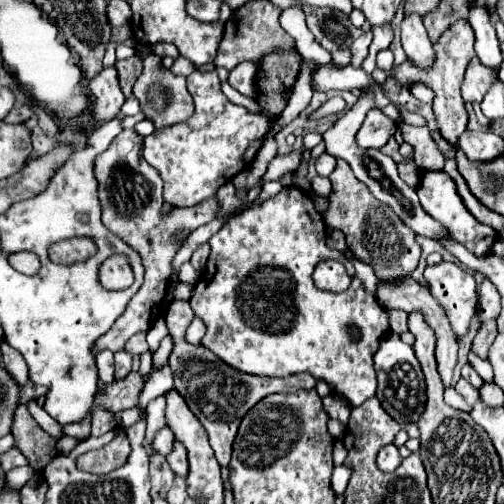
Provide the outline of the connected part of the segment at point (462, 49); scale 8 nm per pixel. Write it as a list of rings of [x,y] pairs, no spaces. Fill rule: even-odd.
[[[457,21],[453,23],[443,35],[441,39],[435,43],[435,53],[437,53],[437,61],[431,69],[417,69],[411,61],[403,63],[397,71],[395,71],[395,77],[397,81],[405,83],[405,85],[413,85],[417,81],[423,81],[425,85],[429,85],[433,91],[435,91],[435,97],[437,97],[437,125],[439,125],[439,131],[441,135],[457,149],[457,139],[459,135],[467,129],[467,121],[469,121],[469,115],[467,115],[467,109],[465,109],[465,103],[463,103],[463,97],[461,97],[461,83],[463,83],[463,75],[465,75],[465,69],[469,65],[469,61],[475,57],[475,49],[473,49],[473,43],[475,43],[475,37],[473,37],[473,29],[467,21]]]

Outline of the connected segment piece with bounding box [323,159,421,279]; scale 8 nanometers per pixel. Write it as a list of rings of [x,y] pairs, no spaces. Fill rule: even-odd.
[[[337,159],[337,167],[329,179],[333,183],[333,191],[329,195],[327,213],[323,213],[325,225],[329,229],[343,231],[347,247],[355,253],[357,259],[369,263],[379,279],[399,279],[411,275],[421,255],[415,233],[405,227],[403,221],[387,205],[377,201],[359,179],[355,179],[351,167],[343,159]]]

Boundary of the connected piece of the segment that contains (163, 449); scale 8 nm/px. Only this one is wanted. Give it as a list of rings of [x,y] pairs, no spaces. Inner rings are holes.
[[[163,427],[155,435],[155,447],[159,455],[169,455],[169,433],[171,433],[169,427]]]

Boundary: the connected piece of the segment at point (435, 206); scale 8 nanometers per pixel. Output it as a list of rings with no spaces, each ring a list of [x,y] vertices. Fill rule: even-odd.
[[[425,171],[421,175],[421,181],[419,181],[419,187],[417,187],[417,195],[419,195],[419,201],[425,209],[425,213],[429,213],[431,217],[435,217],[443,227],[447,227],[453,235],[453,239],[461,245],[465,245],[473,255],[477,257],[487,257],[491,253],[491,247],[497,239],[497,233],[493,227],[489,225],[483,225],[479,223],[469,211],[467,207],[463,205],[463,201],[459,199],[457,191],[455,191],[455,183],[453,179],[445,173],[445,171]]]

